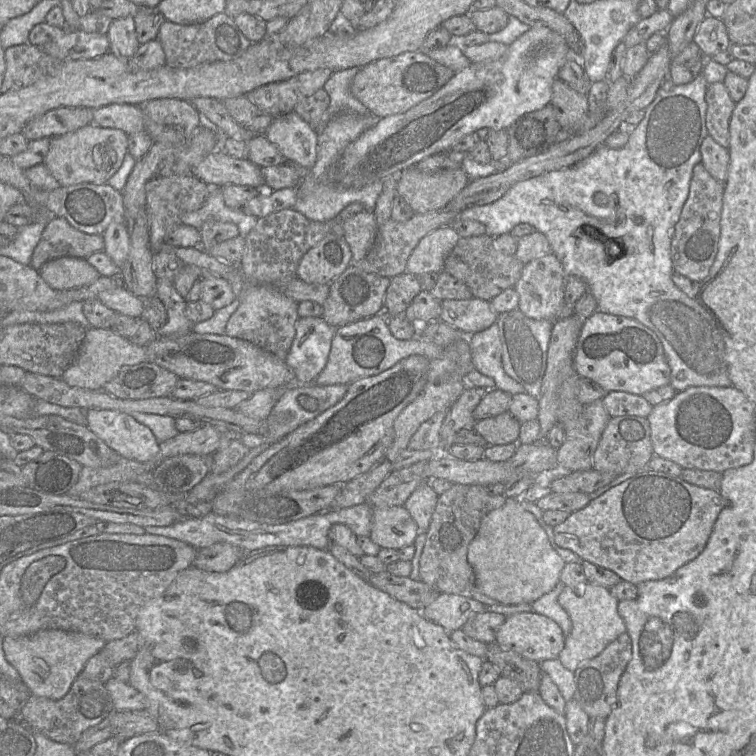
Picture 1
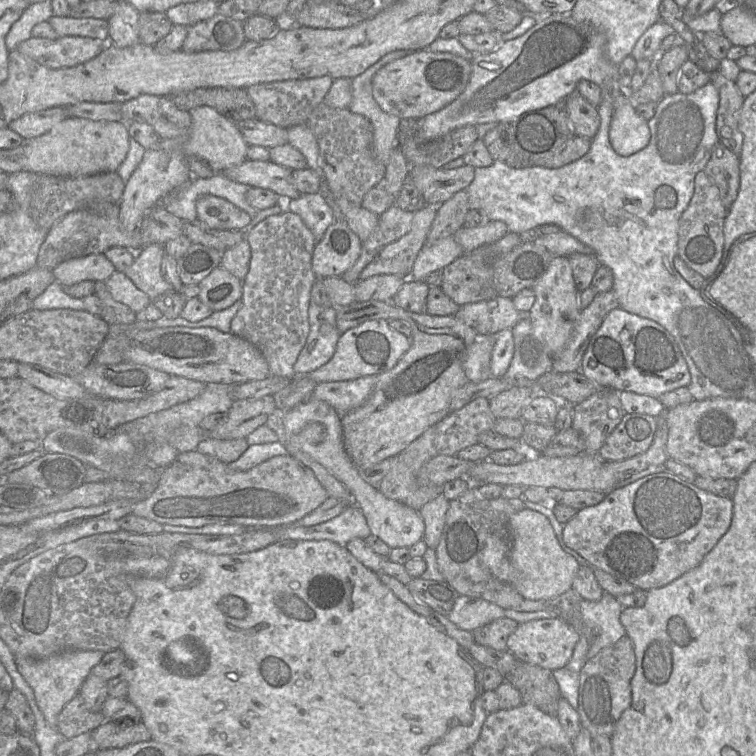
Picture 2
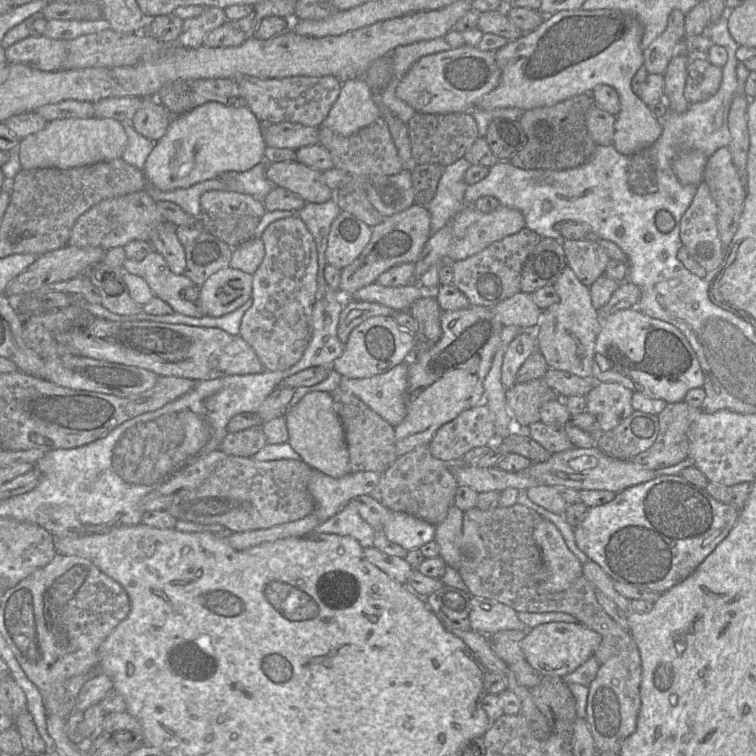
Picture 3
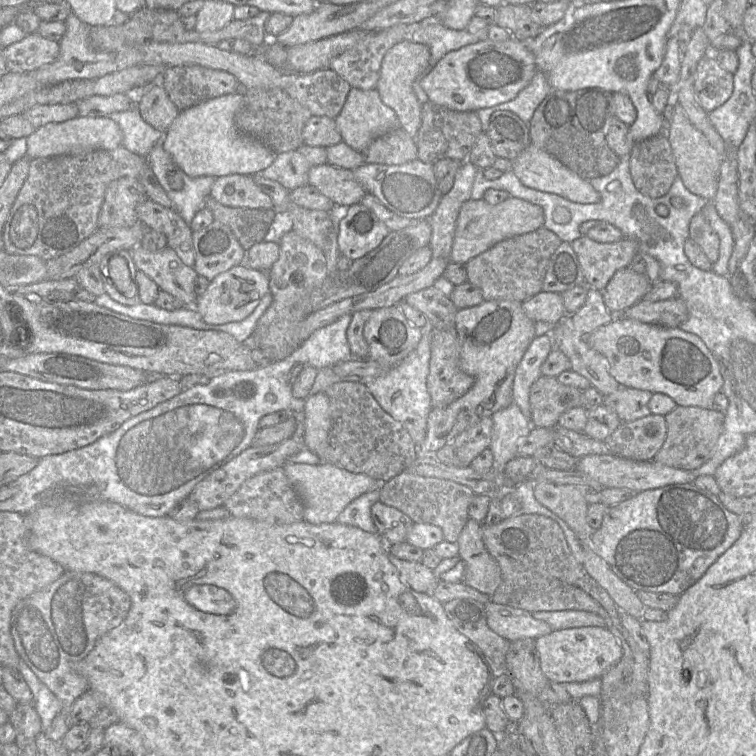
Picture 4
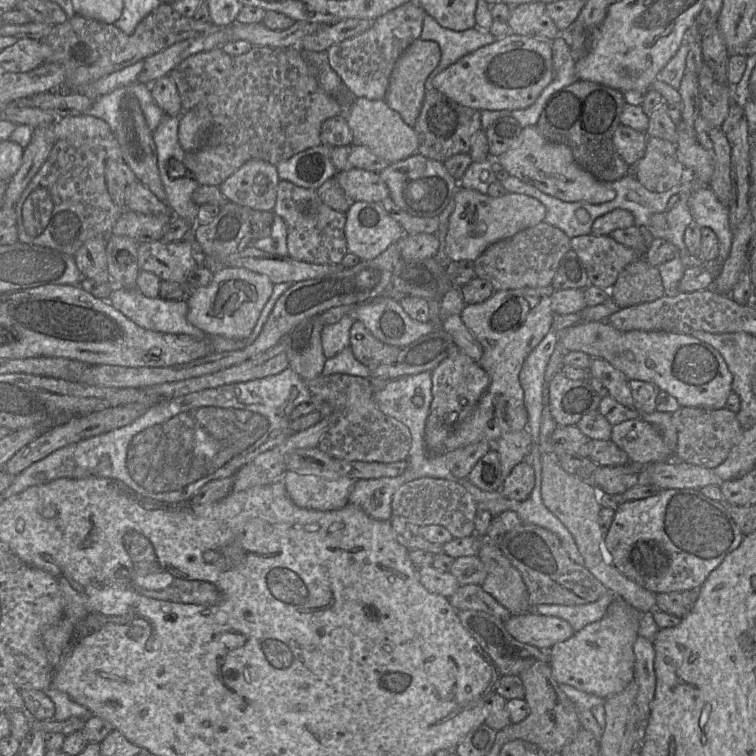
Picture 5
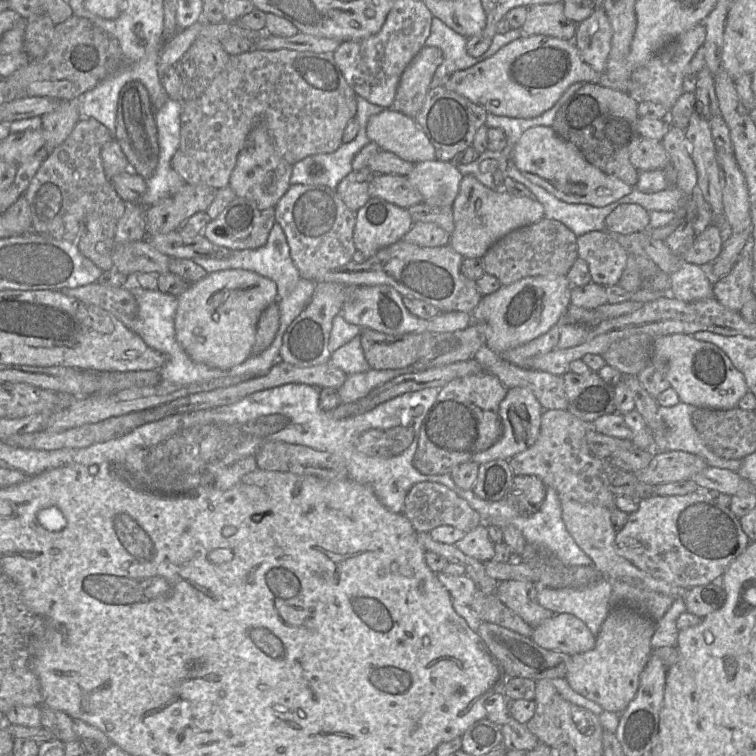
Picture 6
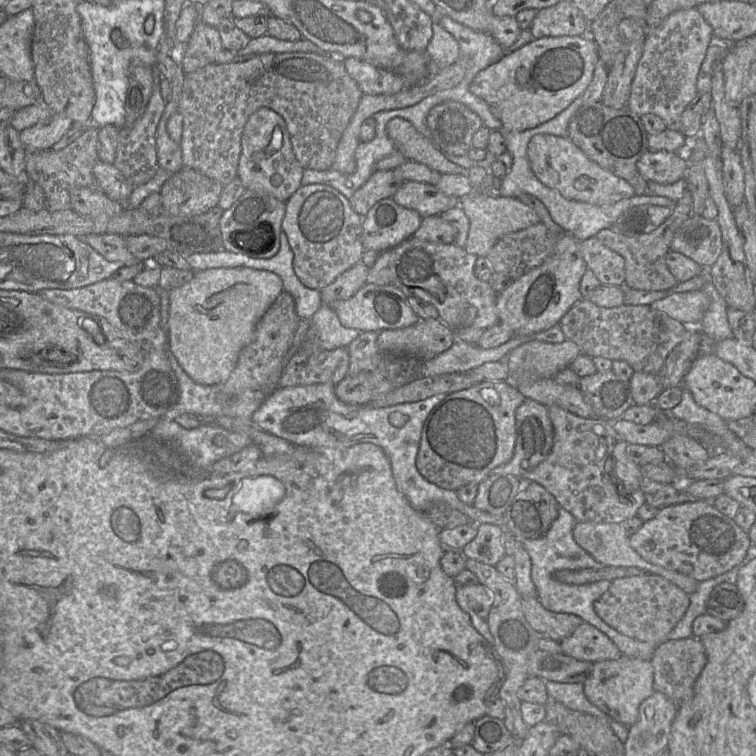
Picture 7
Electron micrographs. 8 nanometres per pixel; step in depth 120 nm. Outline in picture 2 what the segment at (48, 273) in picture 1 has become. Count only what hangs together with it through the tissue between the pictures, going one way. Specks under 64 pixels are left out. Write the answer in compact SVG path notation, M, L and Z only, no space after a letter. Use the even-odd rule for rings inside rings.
M104 253L66 260L52 269L55 282L62 287L85 280L106 281L115 271L114 265Z

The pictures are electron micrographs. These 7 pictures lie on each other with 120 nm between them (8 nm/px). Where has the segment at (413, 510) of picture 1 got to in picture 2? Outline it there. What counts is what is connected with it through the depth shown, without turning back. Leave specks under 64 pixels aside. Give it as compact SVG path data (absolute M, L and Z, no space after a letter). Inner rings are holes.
M441 493L419 510L419 514L425 524L425 532L422 540L432 550L436 549L440 541L448 508L449 501Z

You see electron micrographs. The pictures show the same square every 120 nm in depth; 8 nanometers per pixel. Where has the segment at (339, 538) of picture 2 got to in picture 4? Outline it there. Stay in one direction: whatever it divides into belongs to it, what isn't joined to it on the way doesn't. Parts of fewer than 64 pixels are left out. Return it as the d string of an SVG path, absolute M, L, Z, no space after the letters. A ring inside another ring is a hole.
M379 484L378 487L352 500L338 515L335 522L358 527L366 532L377 533L377 528L371 517L371 507L379 501Z

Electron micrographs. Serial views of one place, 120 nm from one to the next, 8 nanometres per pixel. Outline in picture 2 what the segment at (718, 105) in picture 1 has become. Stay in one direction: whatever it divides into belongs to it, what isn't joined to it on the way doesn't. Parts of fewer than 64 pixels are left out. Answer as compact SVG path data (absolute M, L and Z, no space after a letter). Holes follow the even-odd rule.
M708 72L710 82L719 90L719 106L716 116L716 131L720 142L738 157L743 147L743 134L739 129L739 115L744 97L732 80L727 80L719 72Z

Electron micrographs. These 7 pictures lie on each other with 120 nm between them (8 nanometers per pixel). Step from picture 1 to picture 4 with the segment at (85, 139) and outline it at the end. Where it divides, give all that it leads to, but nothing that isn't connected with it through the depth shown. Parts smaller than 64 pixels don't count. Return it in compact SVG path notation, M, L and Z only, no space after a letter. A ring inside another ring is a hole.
M108 116L76 118L52 122L37 128L27 137L26 156L30 159L60 155L84 156L94 150L113 150L122 145L123 134L119 125Z

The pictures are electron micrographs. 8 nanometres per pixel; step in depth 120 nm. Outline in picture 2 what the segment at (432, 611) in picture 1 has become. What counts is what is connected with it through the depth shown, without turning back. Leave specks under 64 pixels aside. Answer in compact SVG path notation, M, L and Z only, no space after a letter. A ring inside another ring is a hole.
M459 596L446 617L460 629L473 631L505 617L505 609L482 598Z

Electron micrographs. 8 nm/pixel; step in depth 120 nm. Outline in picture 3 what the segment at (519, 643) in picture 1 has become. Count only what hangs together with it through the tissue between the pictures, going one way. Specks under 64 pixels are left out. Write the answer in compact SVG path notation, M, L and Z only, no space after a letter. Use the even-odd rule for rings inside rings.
M548 622L529 629L521 648L533 669L542 675L564 677L594 656L601 639L599 633L580 623Z

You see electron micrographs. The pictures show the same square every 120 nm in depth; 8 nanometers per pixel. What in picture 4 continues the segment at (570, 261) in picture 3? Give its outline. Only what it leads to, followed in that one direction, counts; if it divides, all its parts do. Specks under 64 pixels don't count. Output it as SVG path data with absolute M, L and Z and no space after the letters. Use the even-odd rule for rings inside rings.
M586 235L570 242L581 265L587 285L603 290L616 271L628 267L639 252L636 239L597 242Z

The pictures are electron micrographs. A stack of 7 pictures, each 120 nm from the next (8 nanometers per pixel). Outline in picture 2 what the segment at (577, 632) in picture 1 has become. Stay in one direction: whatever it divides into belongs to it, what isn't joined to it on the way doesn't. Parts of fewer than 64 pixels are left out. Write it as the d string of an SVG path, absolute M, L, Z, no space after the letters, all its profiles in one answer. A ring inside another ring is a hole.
M604 591L603 596L598 601L583 599L580 603L580 609L585 624L595 634L588 649L588 659L627 635L620 620L623 606L615 596Z

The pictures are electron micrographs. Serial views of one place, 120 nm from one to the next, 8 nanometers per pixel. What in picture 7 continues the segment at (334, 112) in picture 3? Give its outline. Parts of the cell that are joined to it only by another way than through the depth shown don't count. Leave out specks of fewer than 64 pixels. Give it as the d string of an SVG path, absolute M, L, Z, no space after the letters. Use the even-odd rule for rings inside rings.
M391 119L387 123L386 132L406 161L424 164L441 174L460 174L468 177L469 169L448 160L430 139L420 134L407 120Z

